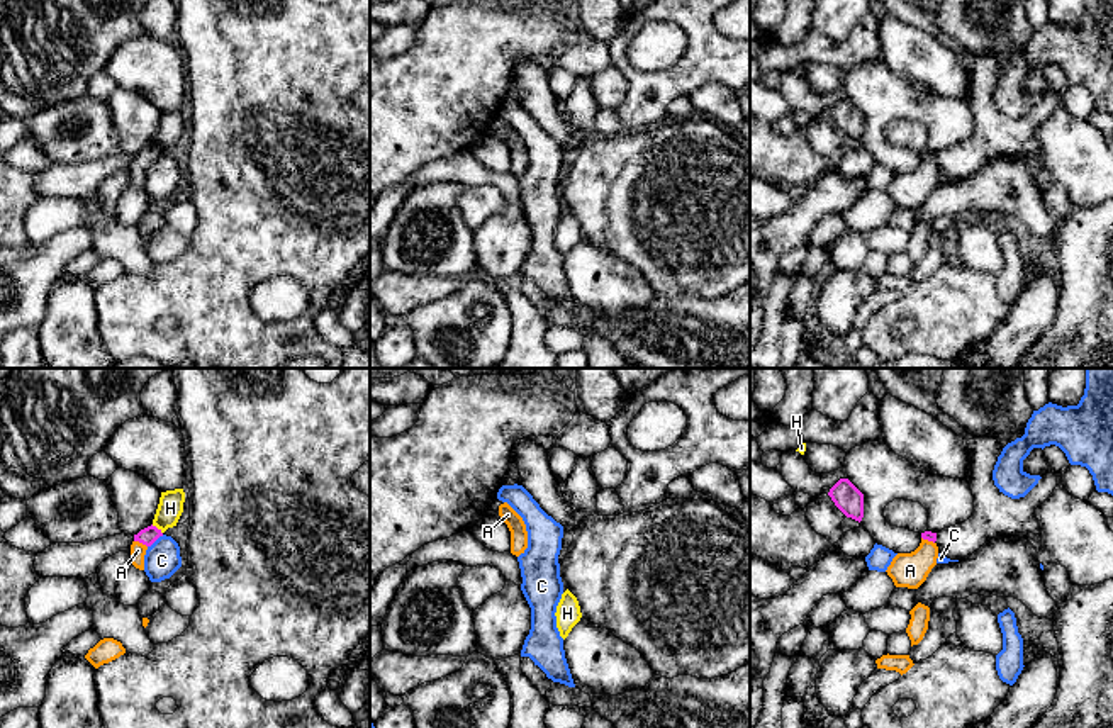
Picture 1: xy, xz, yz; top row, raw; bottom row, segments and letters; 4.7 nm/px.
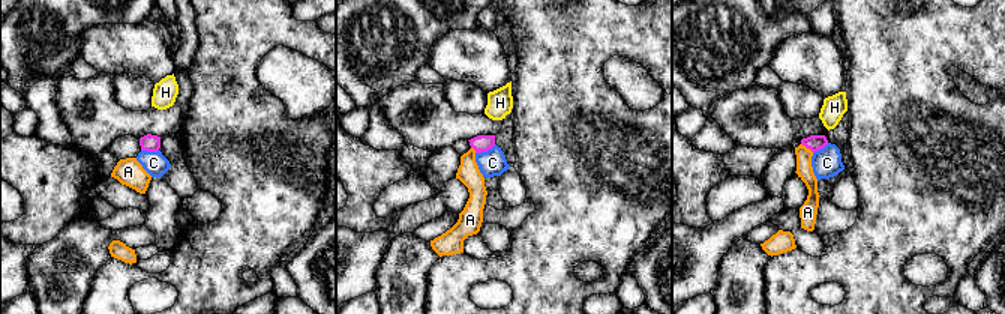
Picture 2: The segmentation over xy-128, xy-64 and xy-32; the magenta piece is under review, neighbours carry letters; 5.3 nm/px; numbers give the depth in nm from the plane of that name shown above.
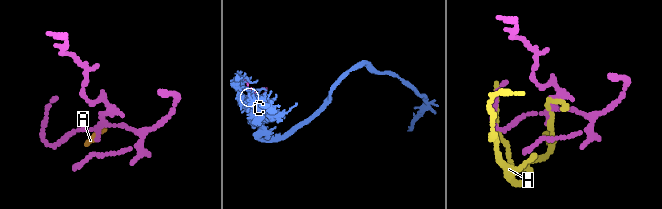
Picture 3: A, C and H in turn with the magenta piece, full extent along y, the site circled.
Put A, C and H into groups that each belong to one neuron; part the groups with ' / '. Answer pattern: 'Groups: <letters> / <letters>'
Groups: A / C / H

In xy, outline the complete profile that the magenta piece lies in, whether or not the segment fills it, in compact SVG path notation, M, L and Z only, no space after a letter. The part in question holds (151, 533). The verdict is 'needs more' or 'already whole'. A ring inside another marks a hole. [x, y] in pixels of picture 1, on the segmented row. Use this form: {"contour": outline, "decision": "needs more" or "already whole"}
{"contour": "M148 526L144 529L141 529L137 535L134 535L134 541L131 545L131 563L139 568L144 570L144 555L146 550L159 538L163 536L161 529L158 529L156 526Z", "decision": "needs more"}

